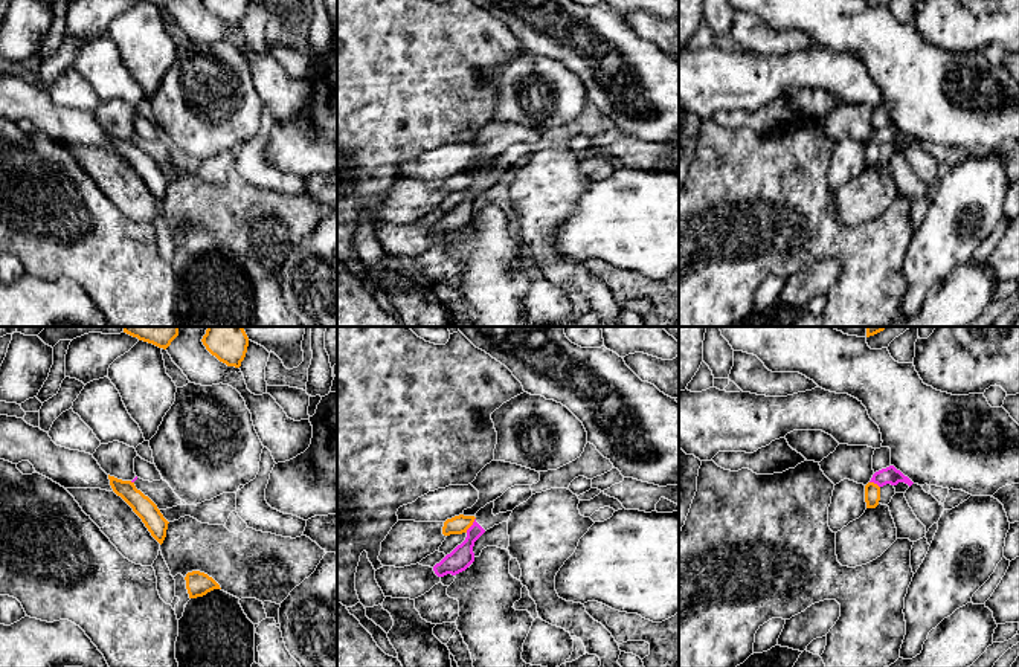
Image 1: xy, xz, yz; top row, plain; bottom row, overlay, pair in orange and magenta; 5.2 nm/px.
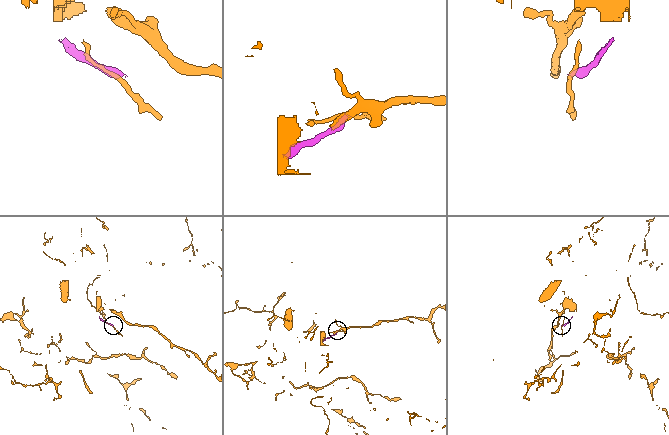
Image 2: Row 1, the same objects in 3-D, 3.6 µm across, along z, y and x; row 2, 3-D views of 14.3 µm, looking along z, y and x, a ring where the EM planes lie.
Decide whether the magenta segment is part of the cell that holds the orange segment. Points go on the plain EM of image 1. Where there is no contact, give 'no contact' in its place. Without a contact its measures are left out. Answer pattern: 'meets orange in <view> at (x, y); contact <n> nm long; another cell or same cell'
meets orange in xz at (472, 182); contact 90 nm long; another cell

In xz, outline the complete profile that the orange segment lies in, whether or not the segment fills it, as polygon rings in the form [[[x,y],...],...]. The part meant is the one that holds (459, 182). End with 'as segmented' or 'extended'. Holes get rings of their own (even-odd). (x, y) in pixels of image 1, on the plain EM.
[[[455,174],[452,177],[447,177],[442,185],[442,192],[450,194],[450,192],[462,192],[467,191],[467,188],[473,183],[474,174]]]; as segmented

